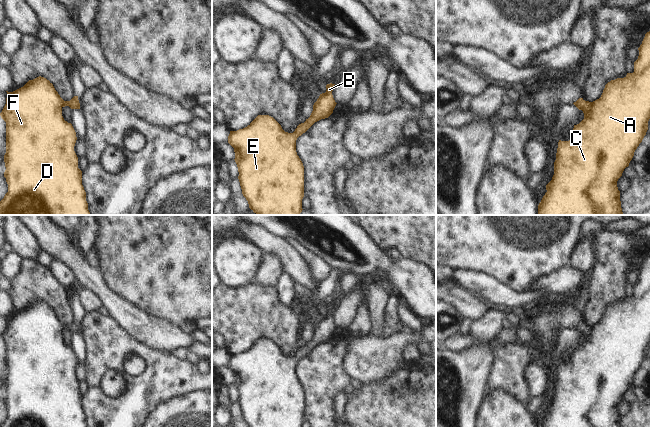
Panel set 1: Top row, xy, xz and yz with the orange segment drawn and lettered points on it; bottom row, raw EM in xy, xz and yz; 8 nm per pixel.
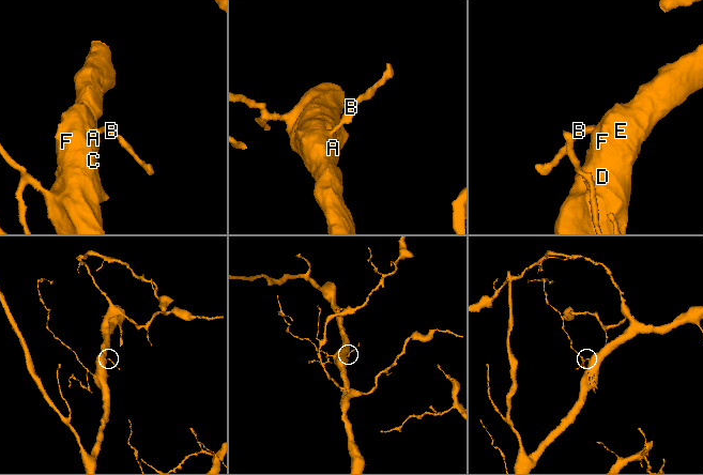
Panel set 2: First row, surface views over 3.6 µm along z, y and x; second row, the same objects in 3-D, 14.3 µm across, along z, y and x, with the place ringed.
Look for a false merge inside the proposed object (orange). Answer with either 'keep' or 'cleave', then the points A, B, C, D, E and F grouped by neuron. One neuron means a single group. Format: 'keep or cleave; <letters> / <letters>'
keep; A B C D E F

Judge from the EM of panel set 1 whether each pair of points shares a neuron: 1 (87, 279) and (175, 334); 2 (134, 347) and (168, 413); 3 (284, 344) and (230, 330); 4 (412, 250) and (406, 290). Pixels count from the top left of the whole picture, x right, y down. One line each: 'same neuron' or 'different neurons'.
1: same neuron
2: different neurons
3: same neuron
4: different neurons

